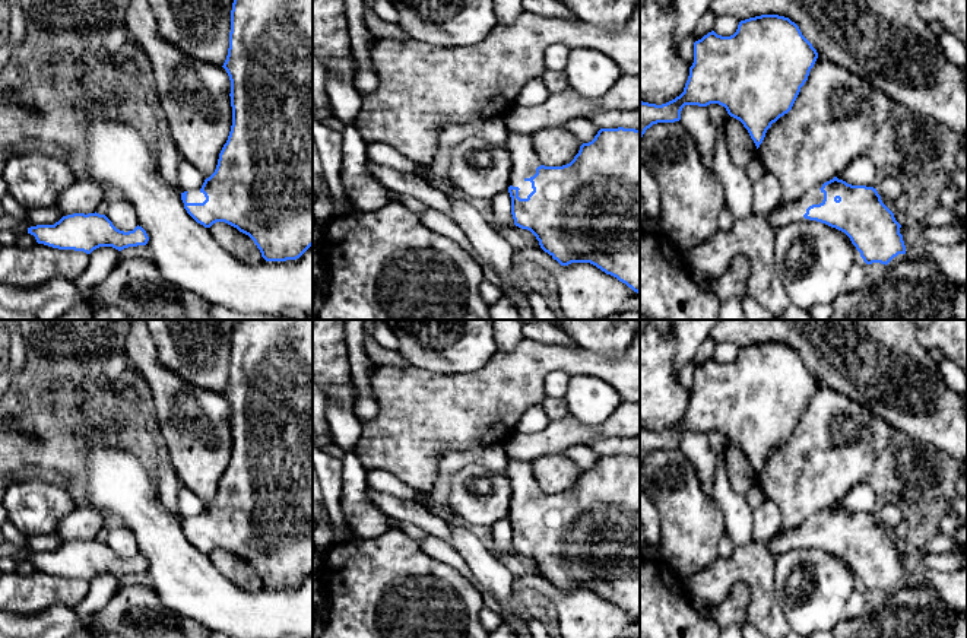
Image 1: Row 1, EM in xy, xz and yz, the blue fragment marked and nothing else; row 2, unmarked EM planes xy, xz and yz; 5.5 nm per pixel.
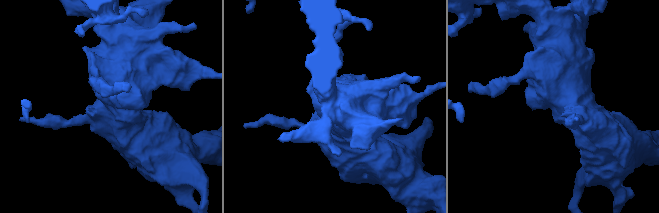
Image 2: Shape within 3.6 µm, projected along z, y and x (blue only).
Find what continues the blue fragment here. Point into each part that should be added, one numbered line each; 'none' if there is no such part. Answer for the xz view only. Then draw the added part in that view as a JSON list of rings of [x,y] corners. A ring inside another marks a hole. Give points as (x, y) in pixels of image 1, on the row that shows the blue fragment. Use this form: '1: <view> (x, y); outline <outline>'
1: xz (525, 161); outline [[[529,134],[507,136],[507,149],[511,155],[511,180],[510,185],[519,187],[519,197],[527,199],[533,191],[530,177],[536,174],[536,168],[542,165],[533,150],[533,139]]]

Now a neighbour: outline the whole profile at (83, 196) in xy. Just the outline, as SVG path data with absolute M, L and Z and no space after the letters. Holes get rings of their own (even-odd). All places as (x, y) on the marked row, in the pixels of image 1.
M76 180L56 200L56 206L63 216L73 213L95 213L101 204L107 203L107 187L91 180Z

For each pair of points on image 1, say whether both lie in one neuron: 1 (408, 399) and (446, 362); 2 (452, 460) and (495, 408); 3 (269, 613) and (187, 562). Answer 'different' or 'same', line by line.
1: different
2: different
3: same

